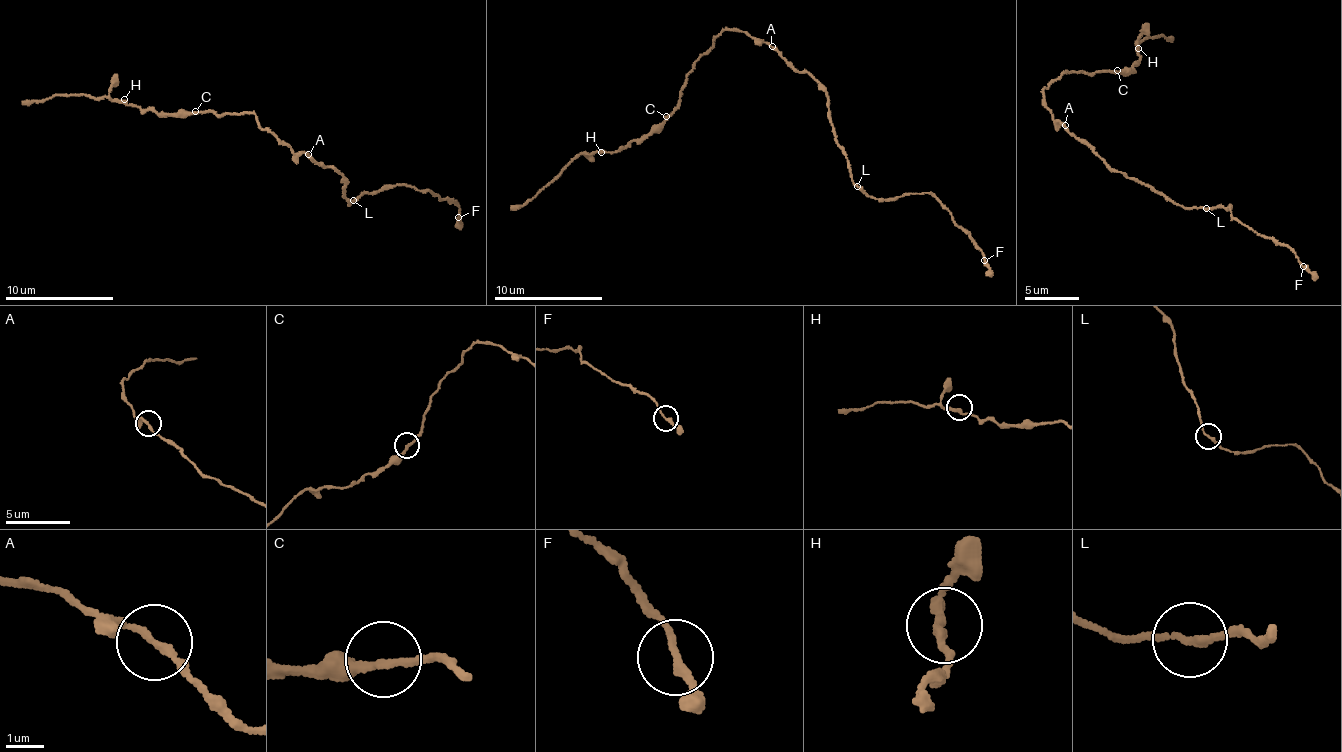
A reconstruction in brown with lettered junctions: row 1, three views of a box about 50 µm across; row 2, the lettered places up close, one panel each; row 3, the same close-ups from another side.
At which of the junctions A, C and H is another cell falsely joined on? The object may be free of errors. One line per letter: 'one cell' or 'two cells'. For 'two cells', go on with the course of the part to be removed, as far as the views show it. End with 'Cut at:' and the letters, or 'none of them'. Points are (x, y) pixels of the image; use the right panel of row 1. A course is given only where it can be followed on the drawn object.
A: one cell
C: one cell
H: one cell
Cut at: none of them

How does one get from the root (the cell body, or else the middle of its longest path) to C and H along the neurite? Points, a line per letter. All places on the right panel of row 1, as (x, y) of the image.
C: (1072, 133), (1047, 110), (1043, 90), (1048, 89), (1060, 74), (1070, 71), (1084, 73), (1117, 70)
H: (1072, 133), (1047, 110), (1043, 90), (1060, 74), (1070, 71), (1128, 71), (1141, 56), (1138, 48)

